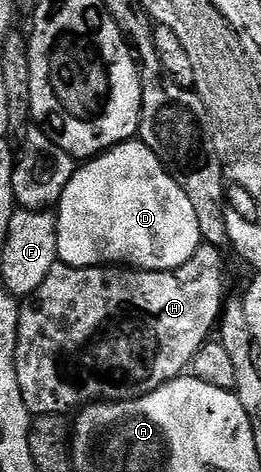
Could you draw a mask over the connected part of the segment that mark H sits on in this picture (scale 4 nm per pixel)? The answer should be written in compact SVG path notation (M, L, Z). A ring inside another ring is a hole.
M202 243L198 250L195 251L194 256L190 257L190 260L186 261L185 265L179 266L178 269L172 271L138 271L135 269L129 269L119 265L105 265L102 267L68 267L66 264L57 262L54 269L50 269L50 273L46 273L46 281L42 281L42 285L38 289L34 289L32 295L27 296L26 301L20 303L20 312L18 313L18 329L16 330L16 372L18 373L18 389L22 393L22 401L26 401L26 409L33 416L37 415L64 415L67 412L67 407L73 407L73 409L79 409L90 403L98 403L101 401L107 401L109 403L121 403L127 399L137 399L143 395L148 395L154 389L158 389L164 383L168 383L172 379L179 379L189 370L190 364L193 359L194 353L201 347L201 345L211 336L210 331L215 330L217 323L219 322L220 312L223 310L224 297L224 271L222 263L223 252L213 246L212 244Z

